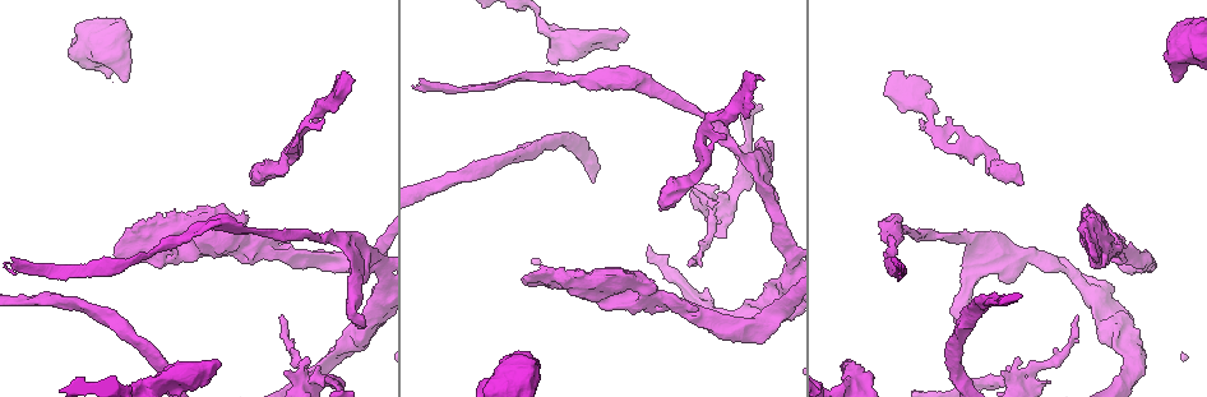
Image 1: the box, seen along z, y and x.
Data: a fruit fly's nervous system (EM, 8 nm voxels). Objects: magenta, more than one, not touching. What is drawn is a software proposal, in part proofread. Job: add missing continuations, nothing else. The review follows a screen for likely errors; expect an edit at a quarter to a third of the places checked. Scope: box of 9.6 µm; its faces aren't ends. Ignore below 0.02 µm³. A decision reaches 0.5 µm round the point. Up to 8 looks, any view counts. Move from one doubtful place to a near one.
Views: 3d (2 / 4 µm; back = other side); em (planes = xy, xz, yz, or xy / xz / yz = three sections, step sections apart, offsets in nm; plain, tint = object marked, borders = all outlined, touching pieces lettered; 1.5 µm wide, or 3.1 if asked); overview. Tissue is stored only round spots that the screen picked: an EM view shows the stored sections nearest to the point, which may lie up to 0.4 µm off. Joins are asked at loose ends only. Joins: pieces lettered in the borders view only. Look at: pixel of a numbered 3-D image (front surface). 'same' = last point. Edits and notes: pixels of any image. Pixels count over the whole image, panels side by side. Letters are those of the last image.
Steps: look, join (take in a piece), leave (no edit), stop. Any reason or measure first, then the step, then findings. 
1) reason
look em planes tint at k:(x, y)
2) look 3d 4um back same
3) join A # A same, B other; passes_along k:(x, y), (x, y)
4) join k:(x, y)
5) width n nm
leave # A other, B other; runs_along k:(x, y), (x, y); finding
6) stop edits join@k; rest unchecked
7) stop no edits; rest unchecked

free end
look 3d 4um at 1:(221, 364)

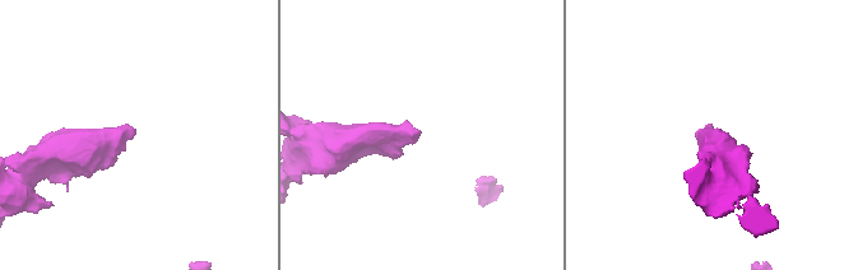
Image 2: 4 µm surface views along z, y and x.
now the EM
look em planes borders at 2:(709, 128)

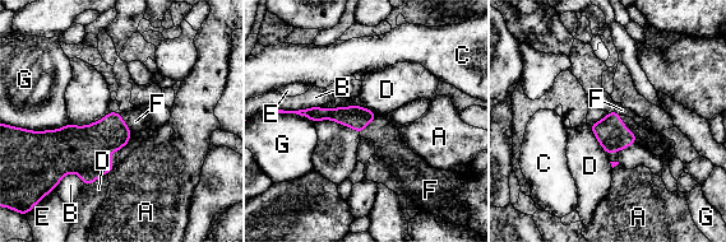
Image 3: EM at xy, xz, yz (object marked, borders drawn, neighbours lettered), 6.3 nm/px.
join 3:(135, 121) # A other, B other, C other, D other, E other, F same, G other; passes_along 3:(92, 144), (125, 124), (135, 121); the neuron continues

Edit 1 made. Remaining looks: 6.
look overview

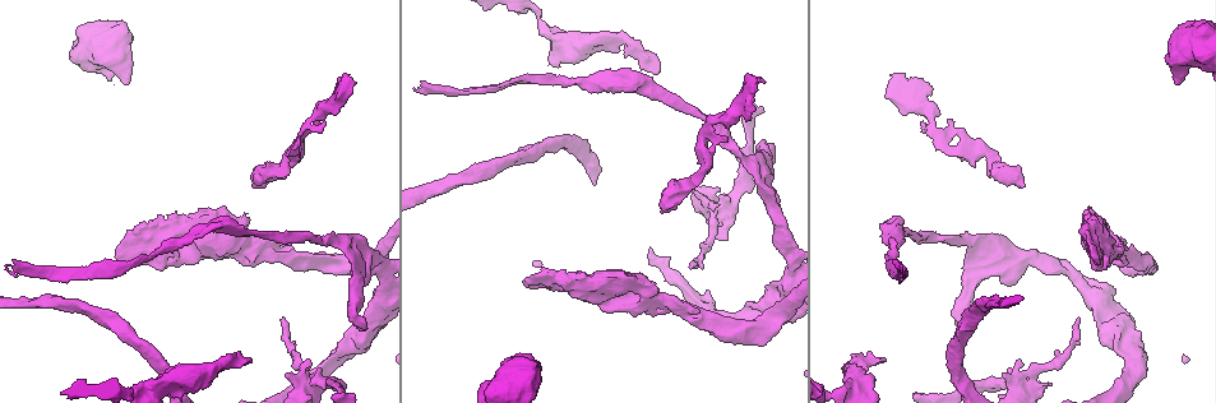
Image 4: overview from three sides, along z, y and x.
an open end
look 3d 2um at 4:(661, 312)

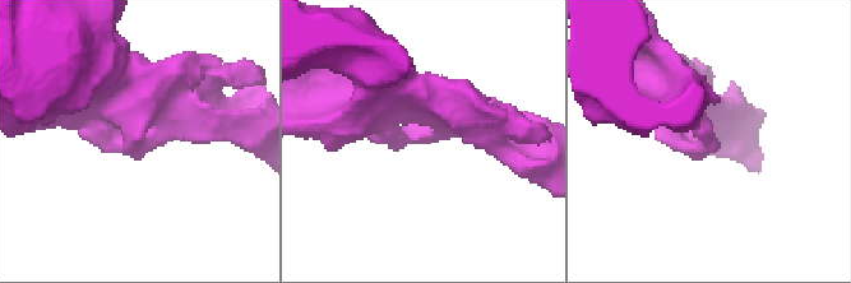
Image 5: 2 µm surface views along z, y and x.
now the EM
look em planes borders at 5:(706, 154)

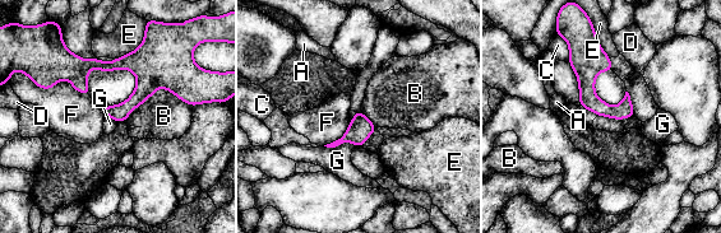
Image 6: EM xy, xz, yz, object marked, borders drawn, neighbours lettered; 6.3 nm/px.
leave # A other, B other, C other, D other, E other, F other, G other; border 6:(599, 115), (616, 119), (633, 116); none of them fits

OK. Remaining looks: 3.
branch stops here
look 3d 4um back at 4:(128, 83)

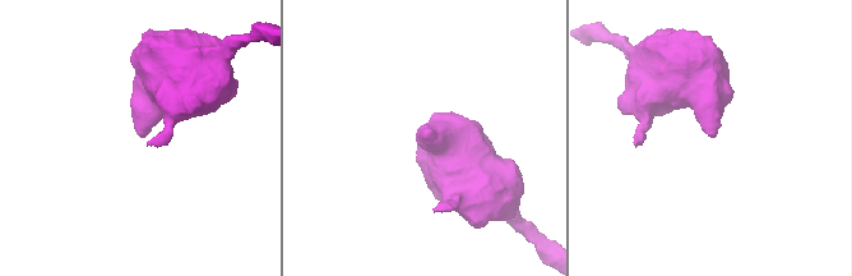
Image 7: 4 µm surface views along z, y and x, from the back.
look em 3.1um yz step 16 tint at 7:(710, 133)

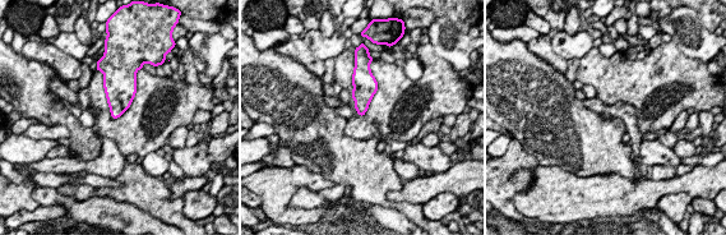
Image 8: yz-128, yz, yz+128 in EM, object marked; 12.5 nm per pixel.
cut it another way
look em 3.1um planes borders same

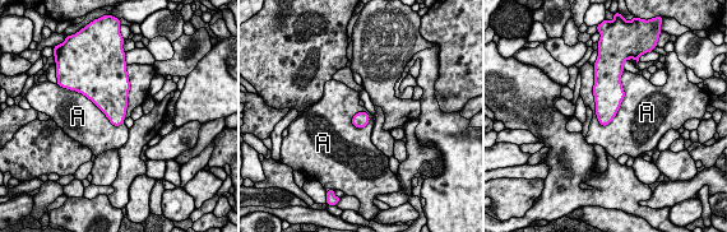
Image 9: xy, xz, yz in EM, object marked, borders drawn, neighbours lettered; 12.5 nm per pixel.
leave # A other; border 9:(593, 78), (594, 114), (605, 126); none of them fits

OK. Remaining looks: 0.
stop edits join@3; rest unchecked

